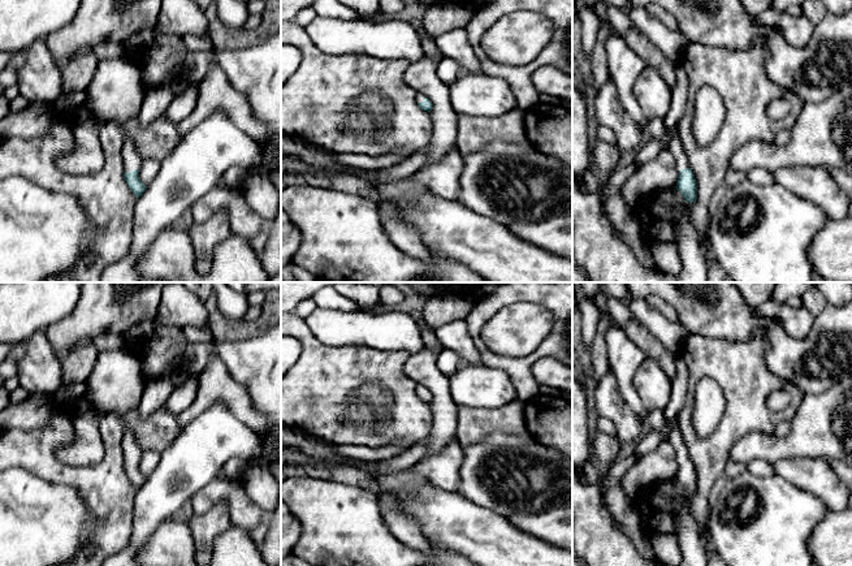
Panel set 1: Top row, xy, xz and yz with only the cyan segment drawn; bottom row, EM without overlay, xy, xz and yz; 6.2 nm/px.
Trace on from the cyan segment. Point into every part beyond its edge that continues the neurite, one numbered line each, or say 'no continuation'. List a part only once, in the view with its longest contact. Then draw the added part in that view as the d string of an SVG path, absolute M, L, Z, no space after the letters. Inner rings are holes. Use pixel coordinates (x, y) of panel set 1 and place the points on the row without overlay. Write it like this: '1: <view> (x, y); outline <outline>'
1: xy (132, 450); outline M133 427L125 428L121 448L124 451L125 463L133 463L134 461L140 459L142 449L137 442Z

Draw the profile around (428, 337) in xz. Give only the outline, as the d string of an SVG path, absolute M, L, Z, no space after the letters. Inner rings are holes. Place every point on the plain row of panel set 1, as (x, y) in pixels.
M424 324L420 330L420 337L421 337L424 346L436 350L440 354L440 351L442 350L442 346L440 345L434 334L434 329Z

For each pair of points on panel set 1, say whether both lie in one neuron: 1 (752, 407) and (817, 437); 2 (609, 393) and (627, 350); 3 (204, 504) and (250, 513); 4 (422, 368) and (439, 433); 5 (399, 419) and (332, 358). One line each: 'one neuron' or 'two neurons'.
1: two neurons
2: two neurons
3: one neuron
4: one neuron
5: one neuron

